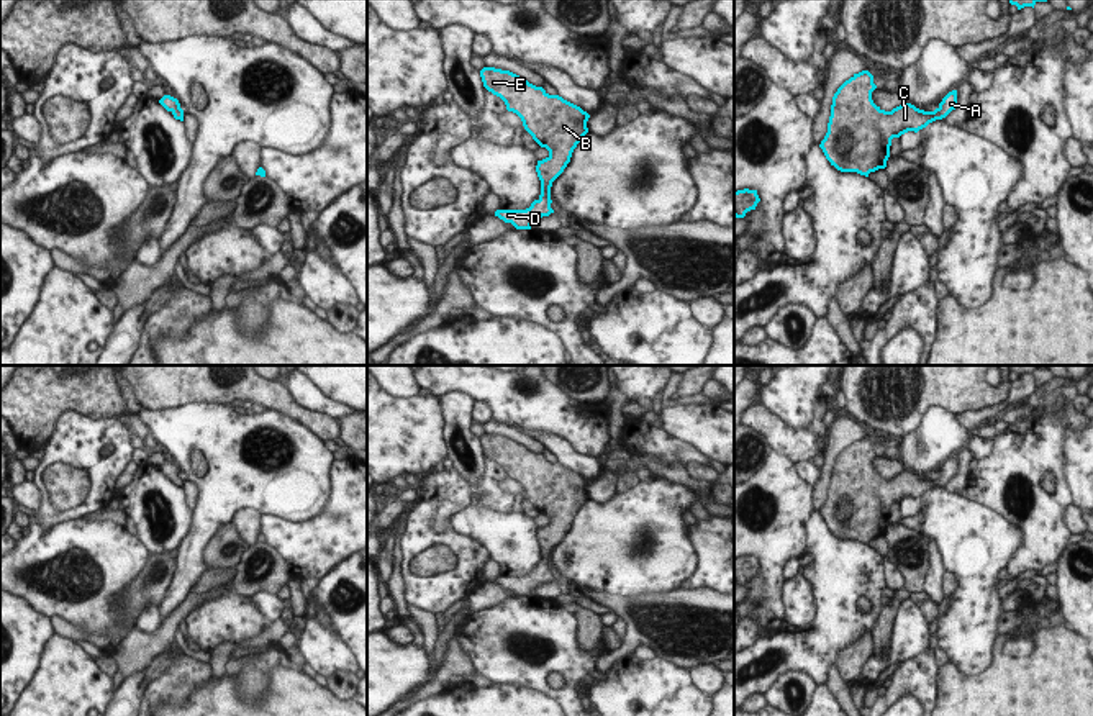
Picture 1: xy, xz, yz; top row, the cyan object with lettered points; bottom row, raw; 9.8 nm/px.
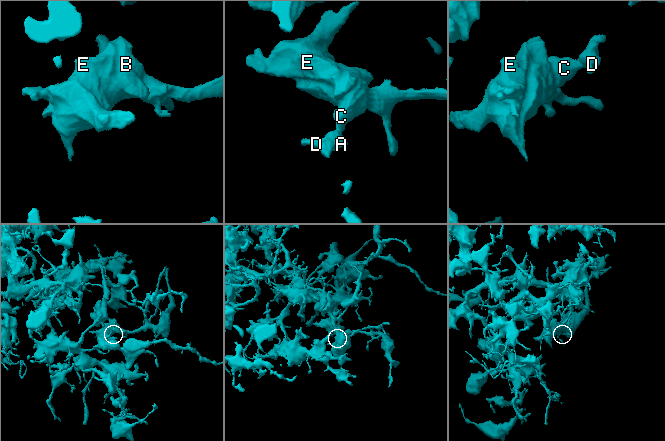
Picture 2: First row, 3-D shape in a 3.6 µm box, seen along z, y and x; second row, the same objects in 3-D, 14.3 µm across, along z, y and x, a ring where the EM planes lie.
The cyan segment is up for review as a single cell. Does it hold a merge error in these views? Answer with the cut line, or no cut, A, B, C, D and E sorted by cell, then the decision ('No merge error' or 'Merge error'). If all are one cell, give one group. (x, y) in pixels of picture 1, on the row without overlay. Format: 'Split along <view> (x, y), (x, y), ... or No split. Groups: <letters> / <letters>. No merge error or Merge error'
No split. Groups: A B C D E. No merge error.

